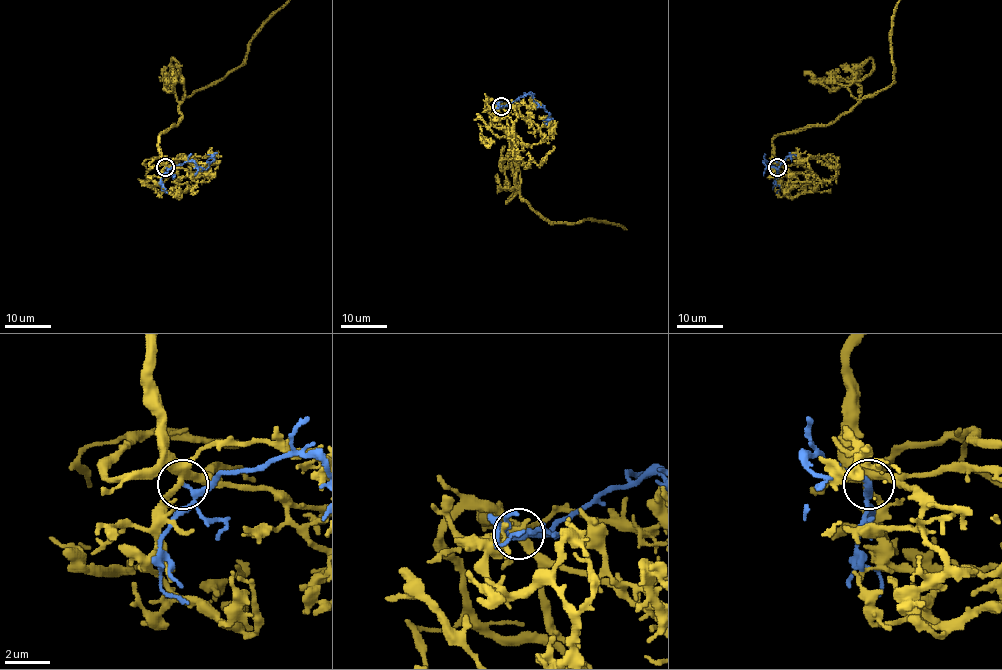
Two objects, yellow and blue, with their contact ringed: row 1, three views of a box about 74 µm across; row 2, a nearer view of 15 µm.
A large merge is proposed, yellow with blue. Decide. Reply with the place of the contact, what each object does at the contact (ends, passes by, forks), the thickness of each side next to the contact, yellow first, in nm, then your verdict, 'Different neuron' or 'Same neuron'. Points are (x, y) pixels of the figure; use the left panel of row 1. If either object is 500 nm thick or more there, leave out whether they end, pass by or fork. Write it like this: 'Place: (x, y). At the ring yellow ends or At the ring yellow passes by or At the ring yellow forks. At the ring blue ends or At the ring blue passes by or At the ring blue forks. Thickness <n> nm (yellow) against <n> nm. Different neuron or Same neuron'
Place: (165, 167). At the ring yellow forks. At the ring blue passes by. Thickness 360 nm (yellow) against 200 nm. Different neuron

